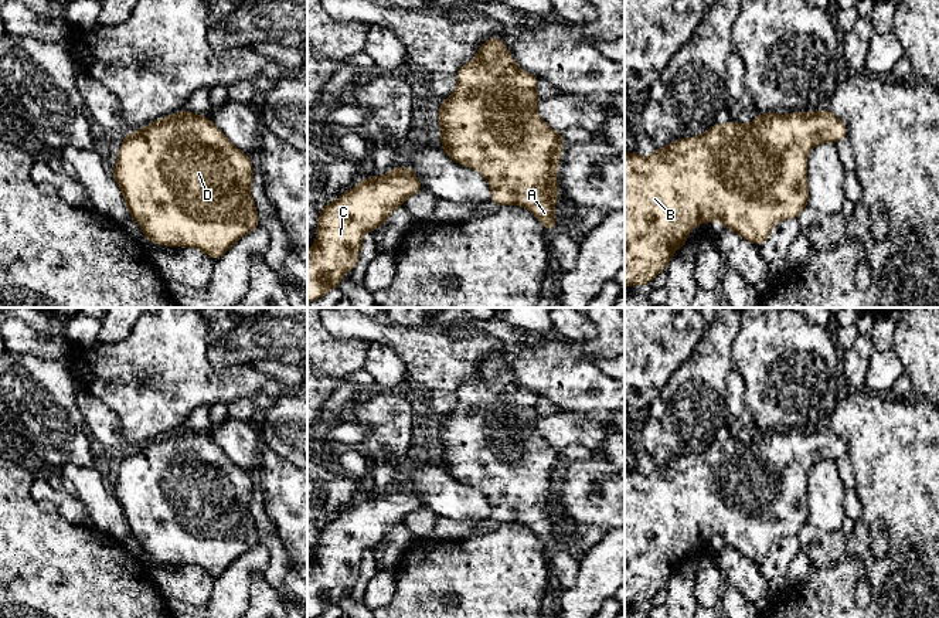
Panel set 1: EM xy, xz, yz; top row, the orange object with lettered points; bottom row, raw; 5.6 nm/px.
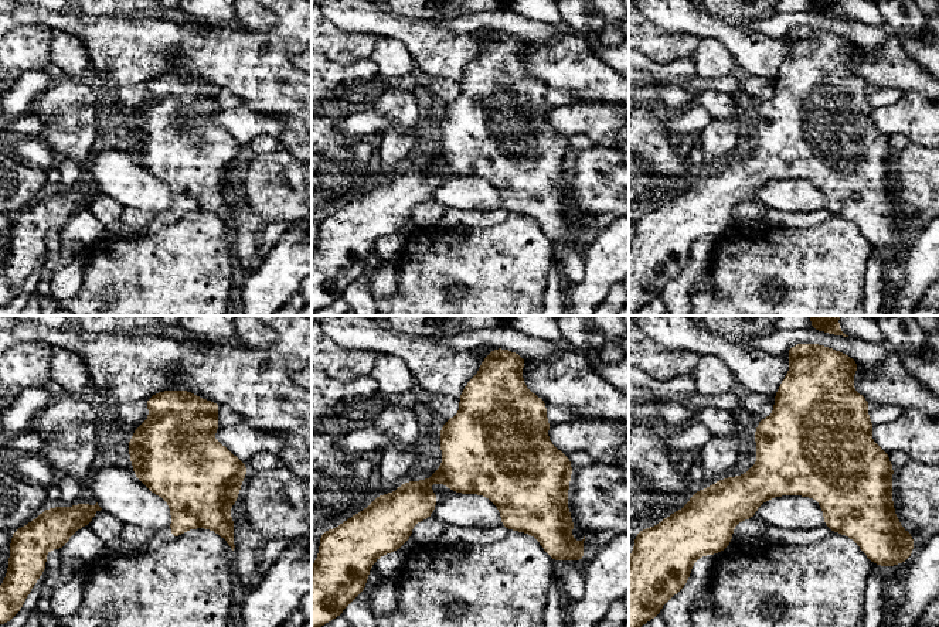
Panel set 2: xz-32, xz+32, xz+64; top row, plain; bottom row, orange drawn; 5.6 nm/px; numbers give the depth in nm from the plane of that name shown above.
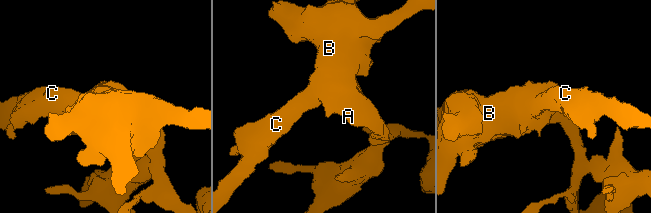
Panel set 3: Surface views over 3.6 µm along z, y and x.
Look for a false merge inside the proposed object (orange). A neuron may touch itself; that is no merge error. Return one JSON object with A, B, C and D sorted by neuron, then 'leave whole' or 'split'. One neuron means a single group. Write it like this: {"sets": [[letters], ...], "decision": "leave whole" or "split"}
{"sets": [["A", "B", "C", "D"]], "decision": "leave whole"}

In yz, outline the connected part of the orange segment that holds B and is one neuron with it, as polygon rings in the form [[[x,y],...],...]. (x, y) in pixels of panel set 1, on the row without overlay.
[[[827,427],[786,434],[768,429],[753,435],[751,444],[738,438],[714,441],[698,455],[657,465],[649,476],[625,469],[625,604],[650,601],[667,585],[674,568],[687,563],[687,550],[698,537],[705,544],[715,536],[721,537],[725,546],[761,564],[776,539],[797,536],[809,520],[806,472],[823,459],[836,462],[838,456],[847,456],[847,444]]]

